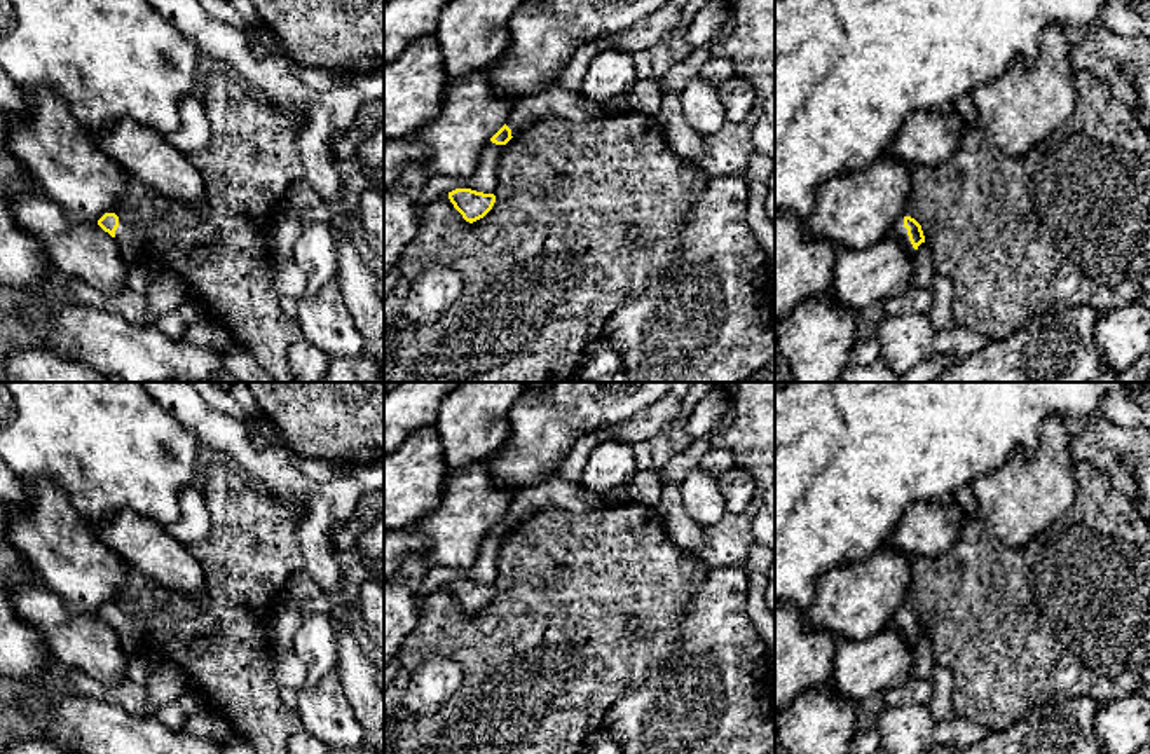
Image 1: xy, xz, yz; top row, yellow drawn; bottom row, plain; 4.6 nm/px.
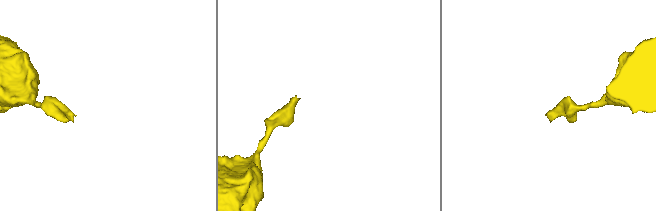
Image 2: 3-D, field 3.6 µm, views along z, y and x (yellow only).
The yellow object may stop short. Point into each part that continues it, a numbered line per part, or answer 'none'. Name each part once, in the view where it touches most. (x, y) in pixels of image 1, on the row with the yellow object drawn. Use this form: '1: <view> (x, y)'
1: yz (899, 233)

